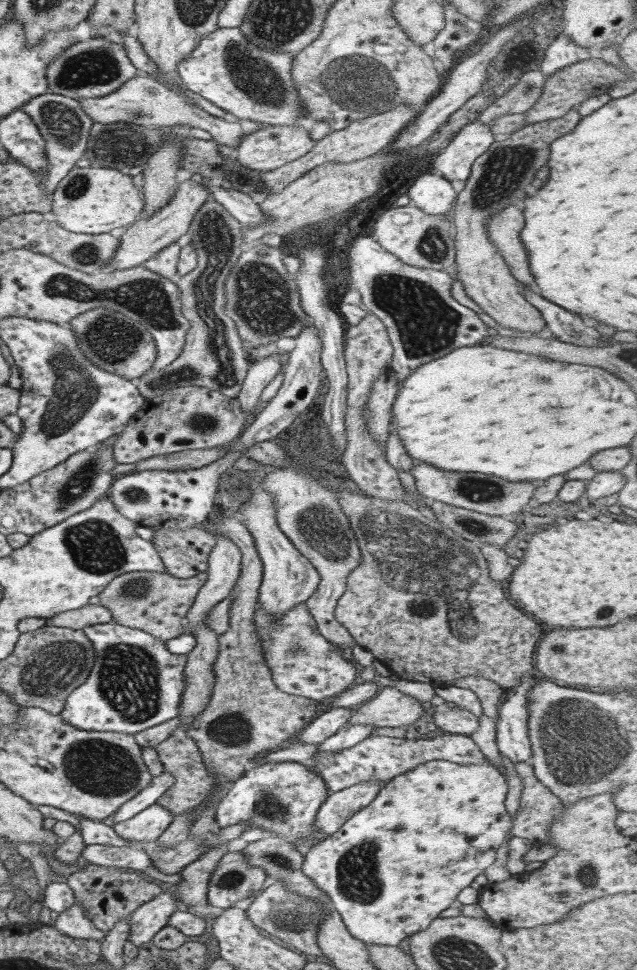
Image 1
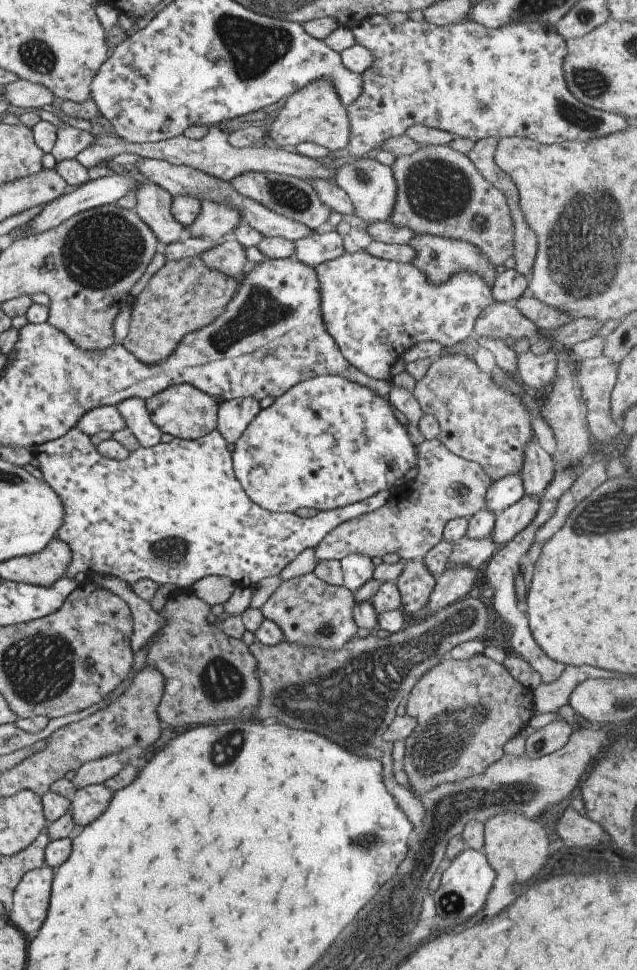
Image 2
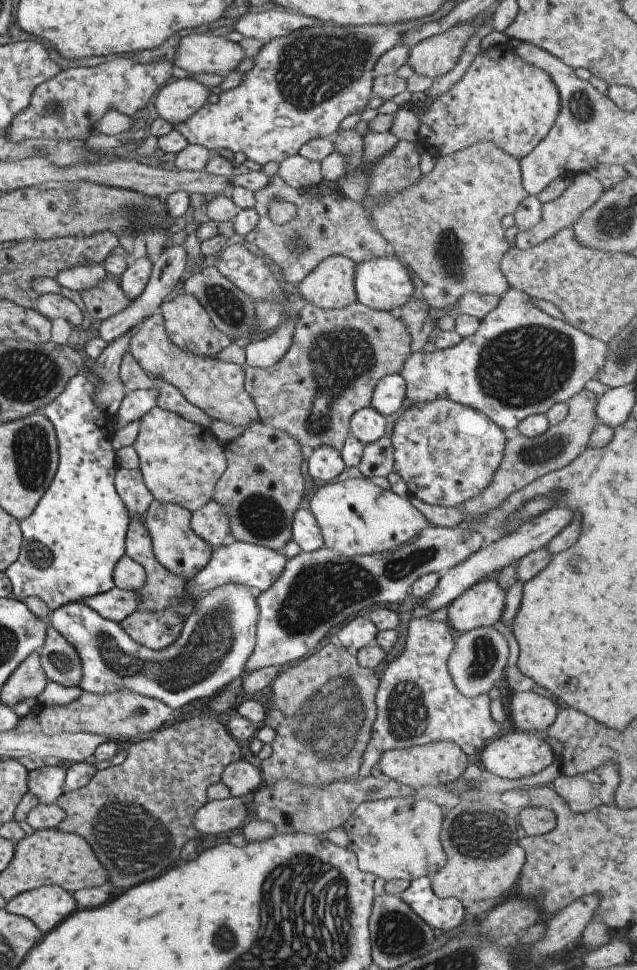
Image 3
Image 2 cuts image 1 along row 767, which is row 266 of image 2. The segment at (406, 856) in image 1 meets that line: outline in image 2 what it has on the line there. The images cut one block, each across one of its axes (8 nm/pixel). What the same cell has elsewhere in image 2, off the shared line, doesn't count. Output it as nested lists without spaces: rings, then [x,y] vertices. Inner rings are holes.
[[[415,233],[413,238],[407,242],[407,246],[411,246],[413,252],[415,252],[411,264],[417,268],[419,272],[423,272],[423,276],[425,276],[425,280],[427,280],[429,284],[443,284],[443,282],[447,282],[449,276],[453,276],[455,272],[477,272],[477,274],[481,276],[481,280],[485,280],[485,284],[487,284],[489,288],[491,288],[493,282],[495,282],[495,276],[497,276],[495,264],[491,264],[473,244],[443,236]]]

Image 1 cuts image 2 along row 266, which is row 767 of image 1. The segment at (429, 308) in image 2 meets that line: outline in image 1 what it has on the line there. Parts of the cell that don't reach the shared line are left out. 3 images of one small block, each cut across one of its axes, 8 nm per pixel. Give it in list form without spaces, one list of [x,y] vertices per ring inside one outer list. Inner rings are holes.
[[[436,732],[415,740],[369,735],[342,751],[331,754],[314,753],[310,756],[310,760],[314,762],[314,768],[329,792],[333,793],[366,780],[386,783],[399,774],[413,770],[414,766],[430,760],[446,760],[455,764],[479,764],[484,762],[484,755],[468,735]]]

